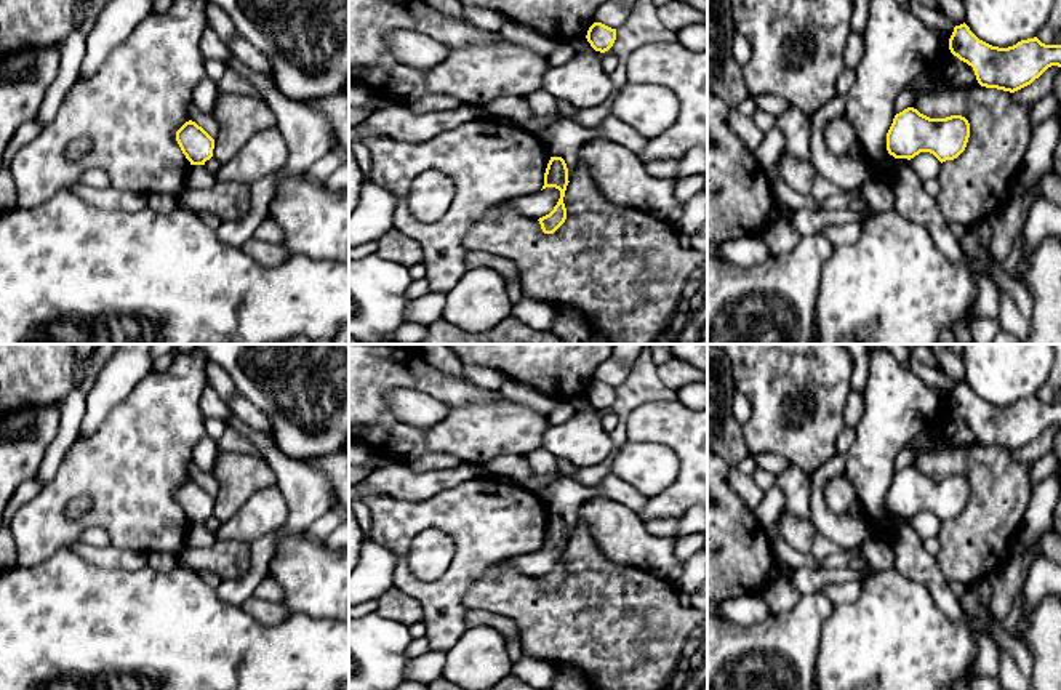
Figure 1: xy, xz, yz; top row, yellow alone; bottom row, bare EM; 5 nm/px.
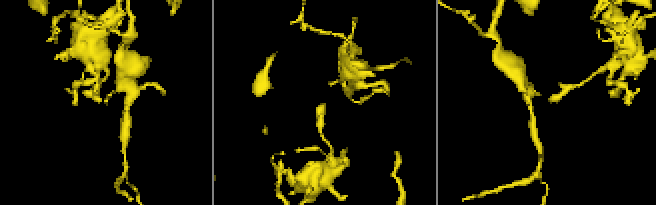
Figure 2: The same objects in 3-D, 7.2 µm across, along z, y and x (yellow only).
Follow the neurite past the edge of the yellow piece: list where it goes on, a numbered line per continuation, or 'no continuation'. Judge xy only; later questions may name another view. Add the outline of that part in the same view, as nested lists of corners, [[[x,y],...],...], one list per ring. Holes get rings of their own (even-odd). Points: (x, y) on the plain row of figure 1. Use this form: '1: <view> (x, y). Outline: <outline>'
no continuation

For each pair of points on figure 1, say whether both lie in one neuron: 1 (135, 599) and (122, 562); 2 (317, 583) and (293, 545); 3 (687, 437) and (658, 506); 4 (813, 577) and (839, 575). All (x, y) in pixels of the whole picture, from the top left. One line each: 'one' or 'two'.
1: two
2: one
3: one
4: one

